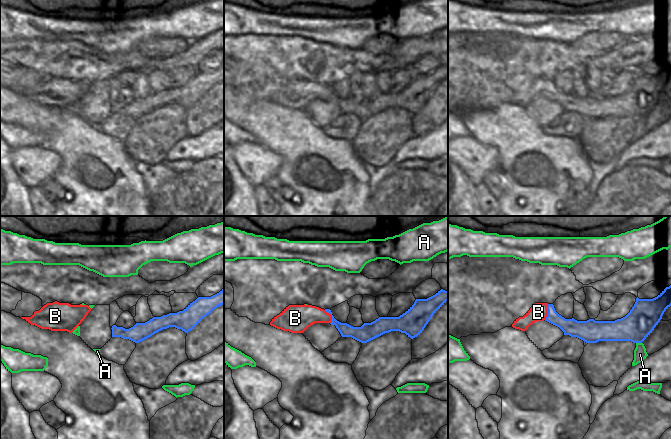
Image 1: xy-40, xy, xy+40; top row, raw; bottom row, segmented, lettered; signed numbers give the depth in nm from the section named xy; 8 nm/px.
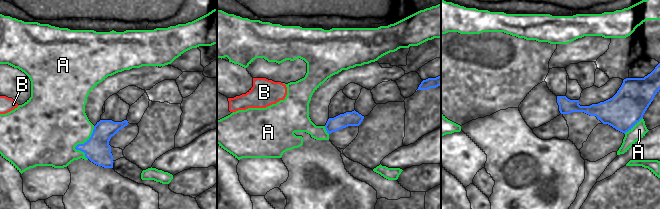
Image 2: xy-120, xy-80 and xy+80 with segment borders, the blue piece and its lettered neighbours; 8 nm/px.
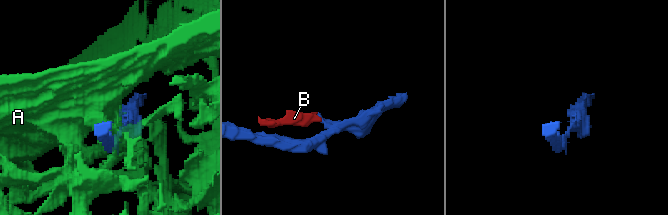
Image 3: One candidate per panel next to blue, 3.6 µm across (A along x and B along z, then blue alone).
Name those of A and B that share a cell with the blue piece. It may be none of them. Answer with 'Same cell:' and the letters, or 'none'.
Same cell: none.

